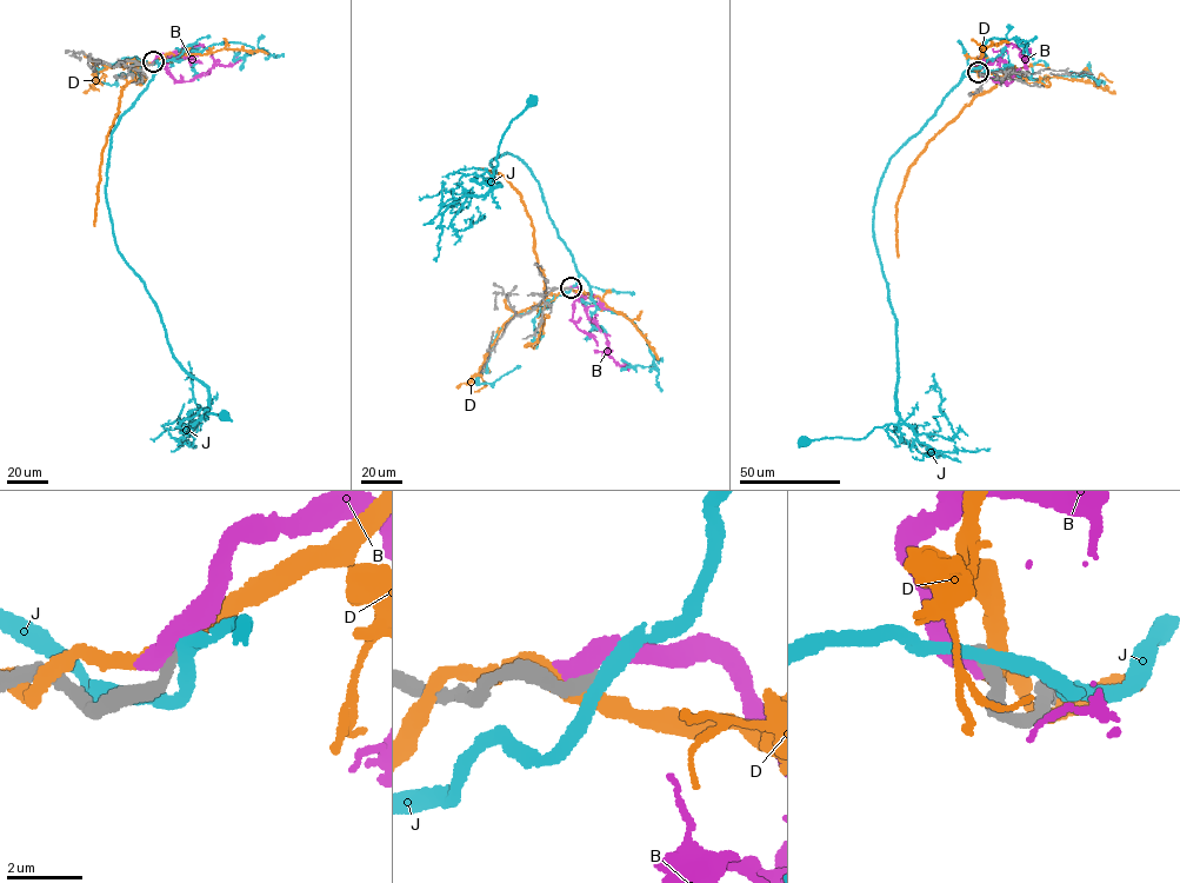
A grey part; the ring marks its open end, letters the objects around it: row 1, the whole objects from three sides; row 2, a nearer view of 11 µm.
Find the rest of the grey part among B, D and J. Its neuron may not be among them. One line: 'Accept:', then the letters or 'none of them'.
Accept: none of them

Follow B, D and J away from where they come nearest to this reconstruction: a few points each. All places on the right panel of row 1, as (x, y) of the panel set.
B: (979, 72), (977, 65), (999, 60), (1006, 46), (1017, 46), (1024, 58), (1030, 53), (1026, 47)
D: (979, 72), (994, 73), (997, 84), (975, 95), (938, 132), (911, 167), (897, 205), (898, 257)
J: (979, 72), (954, 86), (891, 159), (875, 198), (873, 238), (897, 324), (899, 420), (862, 438), (802, 442)

